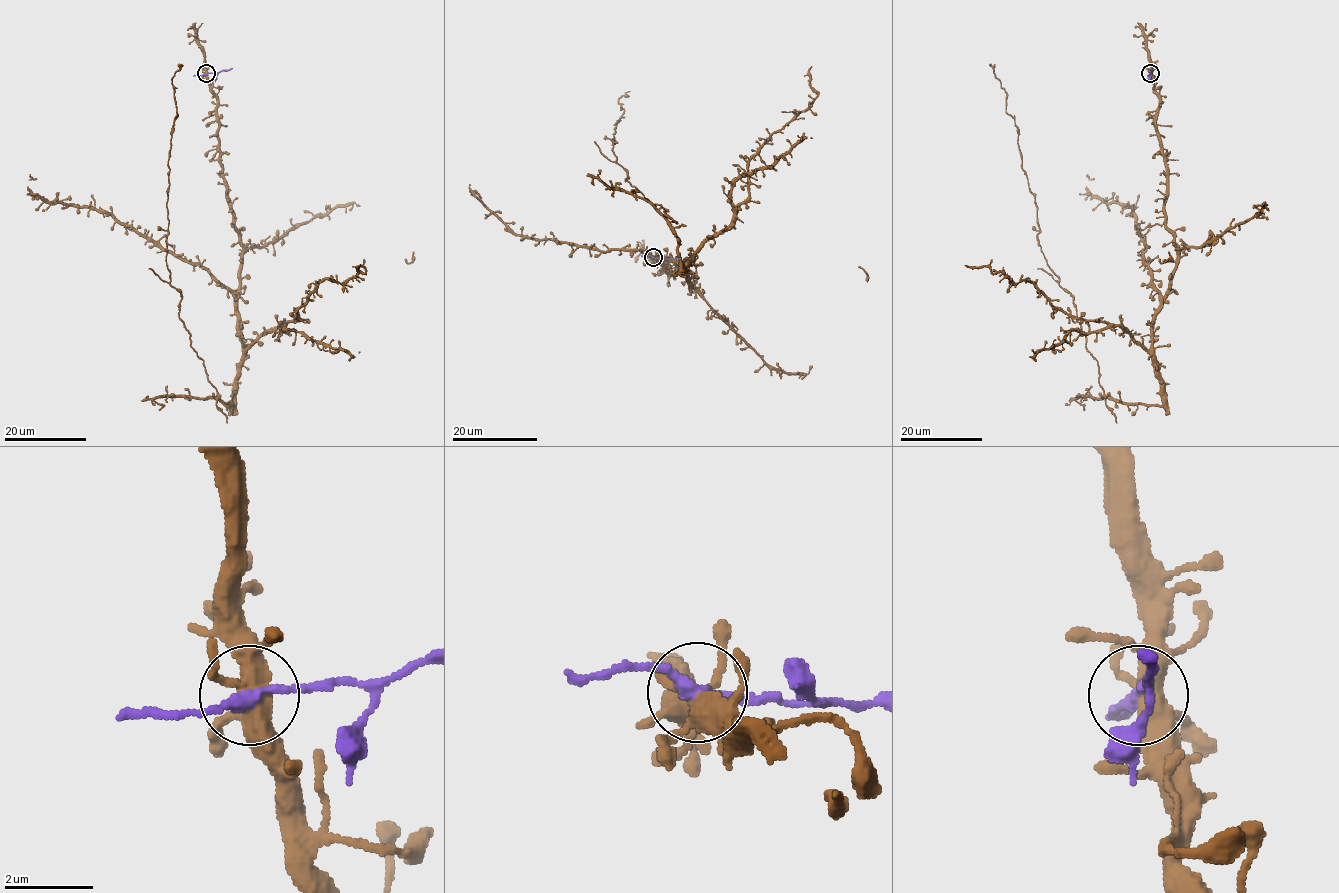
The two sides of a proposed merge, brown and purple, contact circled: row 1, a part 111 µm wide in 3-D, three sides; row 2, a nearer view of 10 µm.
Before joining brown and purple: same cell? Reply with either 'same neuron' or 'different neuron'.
different neuron

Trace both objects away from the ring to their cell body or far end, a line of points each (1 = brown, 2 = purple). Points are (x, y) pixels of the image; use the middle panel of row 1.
1: (653, 257), (691, 284), (691, 260), (680, 268), (665, 210), (626, 181), (612, 151), (618, 100), (630, 91)
2: (653, 257), (680, 258)

